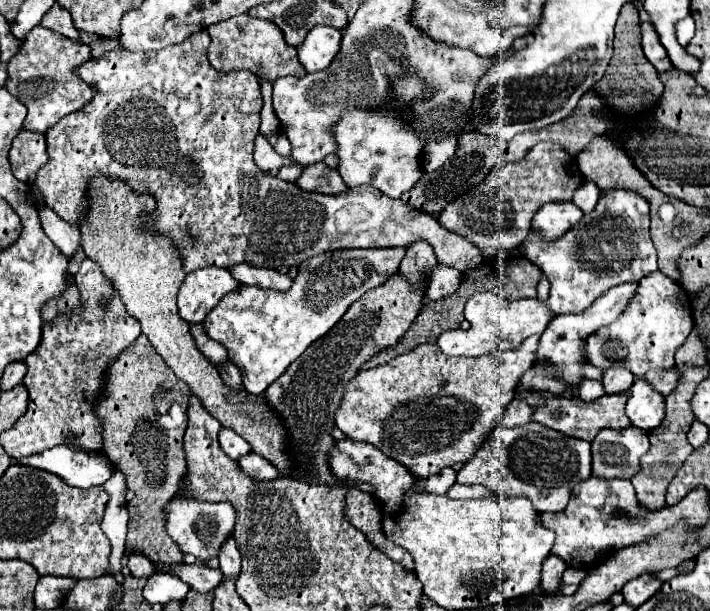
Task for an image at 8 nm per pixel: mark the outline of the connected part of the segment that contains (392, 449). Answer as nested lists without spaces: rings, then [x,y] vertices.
[[[532,337],[516,351],[494,351],[480,357],[448,357],[434,343],[418,345],[376,369],[360,371],[360,375],[346,385],[336,411],[336,427],[352,441],[364,441],[378,447],[384,455],[402,463],[416,479],[434,475],[454,463],[464,463],[486,441],[488,433],[496,427],[498,417],[512,401],[512,387],[516,387],[522,373],[528,371],[536,343],[538,337]]]

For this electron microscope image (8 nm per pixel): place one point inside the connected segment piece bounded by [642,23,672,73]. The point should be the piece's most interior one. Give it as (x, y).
(654, 50)

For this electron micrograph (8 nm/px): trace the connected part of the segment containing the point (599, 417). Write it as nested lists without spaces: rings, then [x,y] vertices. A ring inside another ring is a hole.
[[[628,393],[604,395],[590,403],[582,399],[568,399],[568,403],[552,403],[552,407],[544,407],[544,411],[534,411],[534,421],[540,421],[546,427],[556,429],[568,437],[592,441],[596,433],[604,427],[610,427],[610,429],[630,427],[630,419],[626,417],[626,401],[628,401]]]

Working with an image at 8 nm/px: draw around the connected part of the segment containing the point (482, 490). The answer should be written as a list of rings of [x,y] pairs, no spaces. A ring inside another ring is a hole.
[[[454,483],[448,491],[450,499],[476,499],[476,497],[496,497],[492,491],[488,491],[486,487],[480,485],[460,485]]]

